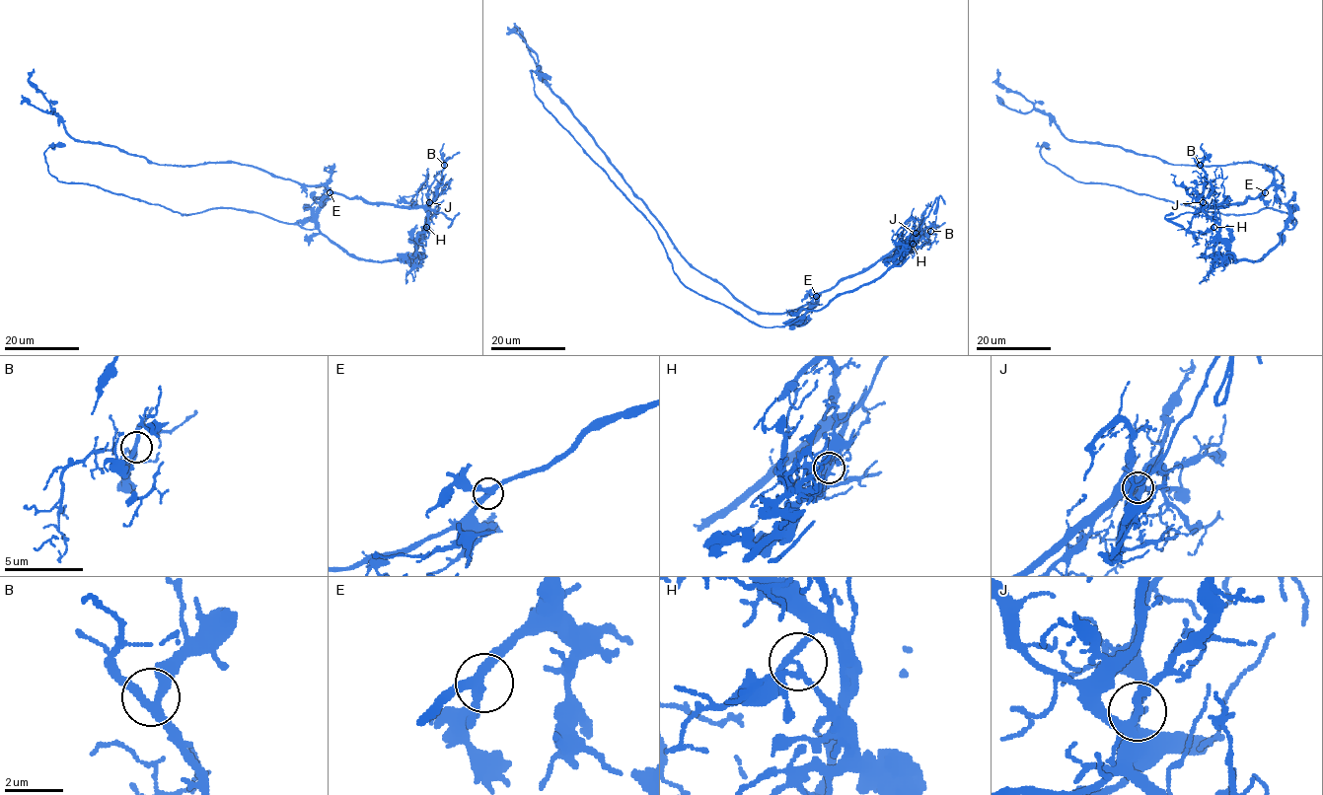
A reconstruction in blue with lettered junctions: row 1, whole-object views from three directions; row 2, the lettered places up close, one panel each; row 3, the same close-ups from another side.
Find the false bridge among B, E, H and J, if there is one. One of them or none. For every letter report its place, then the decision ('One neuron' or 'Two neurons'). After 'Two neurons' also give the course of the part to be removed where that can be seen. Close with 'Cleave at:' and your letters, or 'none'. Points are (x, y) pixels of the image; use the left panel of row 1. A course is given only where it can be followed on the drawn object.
B: Place: (444, 165). One neuron
E: Place: (330, 192). One neuron
H: Place: (426, 227). Two neurons. Course of the part to remove: (427, 226), (410, 256), (371, 261), (317, 229), (257, 212), (186, 215), (59, 181), (44, 152), (65, 144)
J: Place: (429, 202). One neuron
Cleave at: H

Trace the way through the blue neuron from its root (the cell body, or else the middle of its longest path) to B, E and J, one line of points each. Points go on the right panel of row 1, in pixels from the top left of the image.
B: (1209, 216), (1198, 201), (1207, 179), (1200, 165)
E: (1209, 216), (1203, 209), (1242, 204), (1265, 192)
J: (1209, 216), (1202, 209), (1203, 202)

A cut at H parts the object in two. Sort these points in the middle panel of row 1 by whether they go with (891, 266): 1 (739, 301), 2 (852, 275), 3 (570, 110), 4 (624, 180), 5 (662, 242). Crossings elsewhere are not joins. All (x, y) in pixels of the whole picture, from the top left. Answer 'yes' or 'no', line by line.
1: no
2: no
3: no
4: no
5: yes

